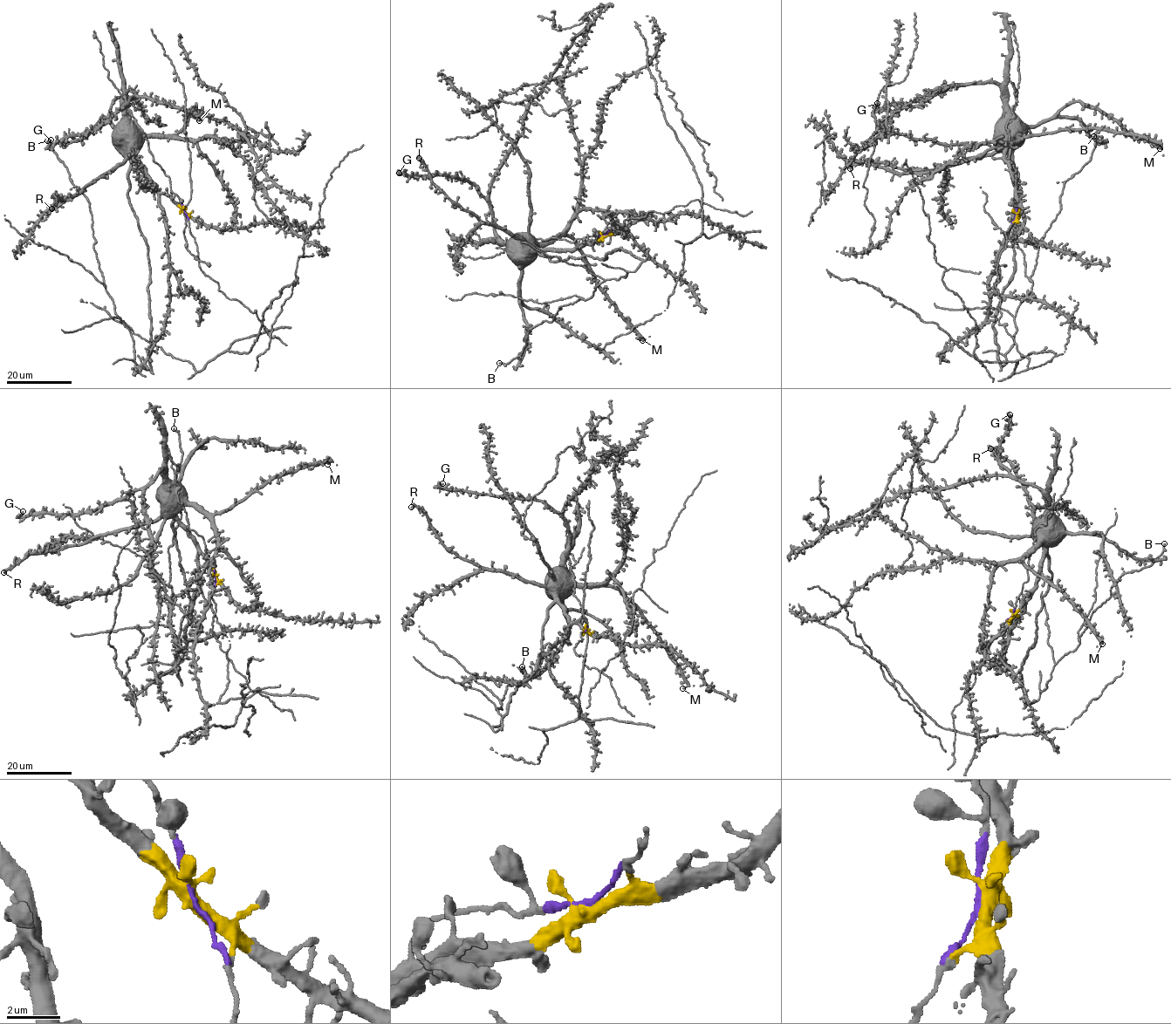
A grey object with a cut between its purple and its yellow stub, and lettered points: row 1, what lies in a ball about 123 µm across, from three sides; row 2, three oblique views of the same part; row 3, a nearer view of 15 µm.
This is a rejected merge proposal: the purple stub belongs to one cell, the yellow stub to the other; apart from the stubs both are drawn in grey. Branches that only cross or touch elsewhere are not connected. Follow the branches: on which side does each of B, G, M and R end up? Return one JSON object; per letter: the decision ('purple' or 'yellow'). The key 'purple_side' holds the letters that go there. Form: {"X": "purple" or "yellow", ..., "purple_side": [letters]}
{"B": "yellow", "G": "yellow", "M": "yellow", "R": "yellow", "purple_side": []}

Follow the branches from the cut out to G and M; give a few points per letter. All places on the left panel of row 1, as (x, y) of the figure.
G: (184, 212), (134, 160), (135, 129), (125, 100), (129, 90), (135, 92), (96, 127), (49, 146), (51, 139)
M: (184, 212), (155, 188), (133, 153), (145, 139), (181, 132), (192, 109), (201, 113), (199, 121)

